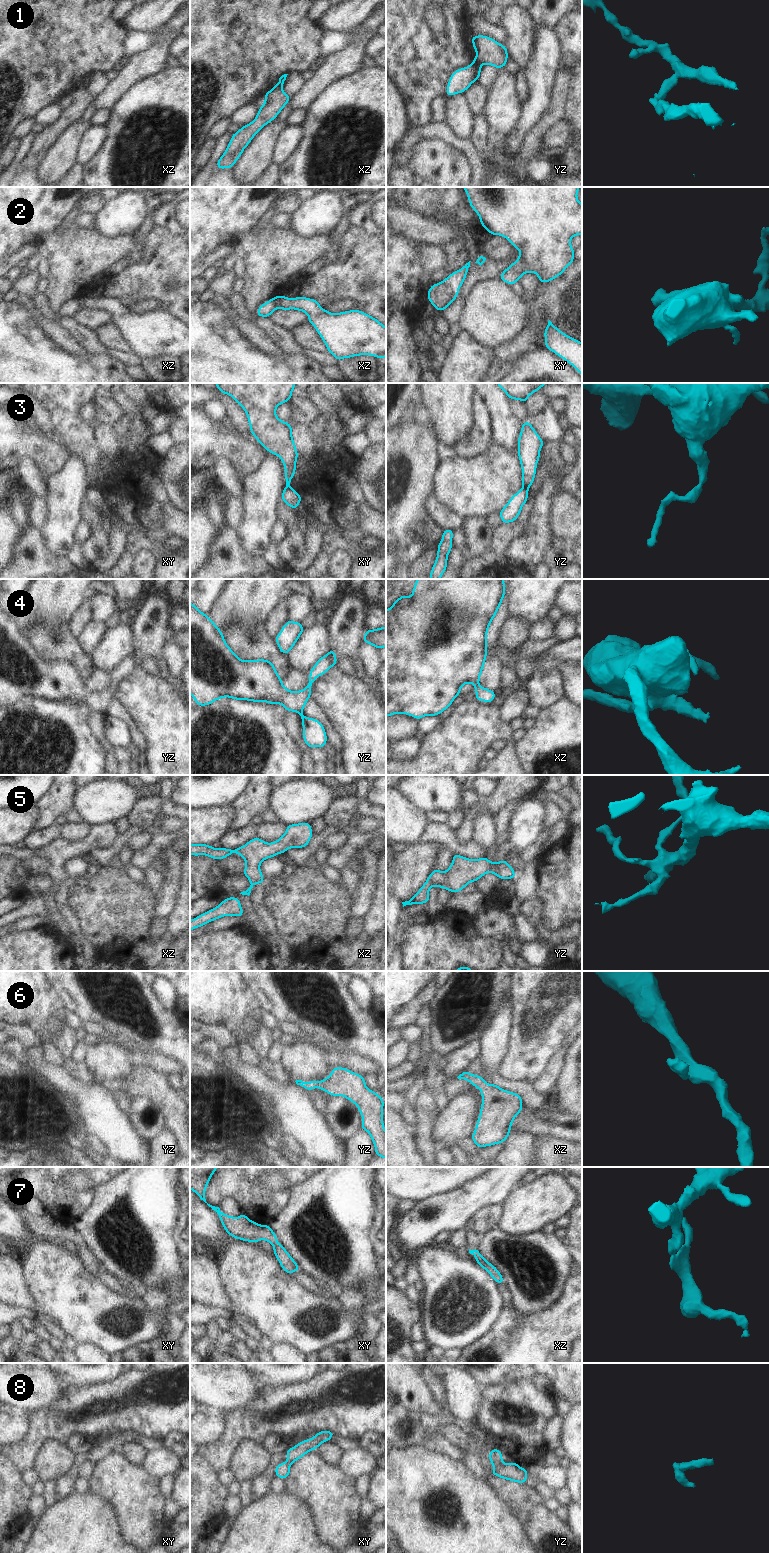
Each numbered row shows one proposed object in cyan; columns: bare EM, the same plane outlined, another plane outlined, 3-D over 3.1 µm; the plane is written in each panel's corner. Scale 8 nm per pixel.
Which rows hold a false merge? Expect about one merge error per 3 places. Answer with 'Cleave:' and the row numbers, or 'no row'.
Cleave: 1, 3, 8

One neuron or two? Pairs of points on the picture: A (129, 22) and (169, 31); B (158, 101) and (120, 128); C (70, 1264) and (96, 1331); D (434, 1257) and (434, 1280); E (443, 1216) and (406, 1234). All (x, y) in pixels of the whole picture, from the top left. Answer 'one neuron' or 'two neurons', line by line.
A: two neurons
B: one neuron
C: one neuron
D: one neuron
E: one neuron

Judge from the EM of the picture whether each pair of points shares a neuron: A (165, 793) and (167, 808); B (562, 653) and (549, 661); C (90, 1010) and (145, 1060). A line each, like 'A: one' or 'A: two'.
A: one
B: one
C: two

